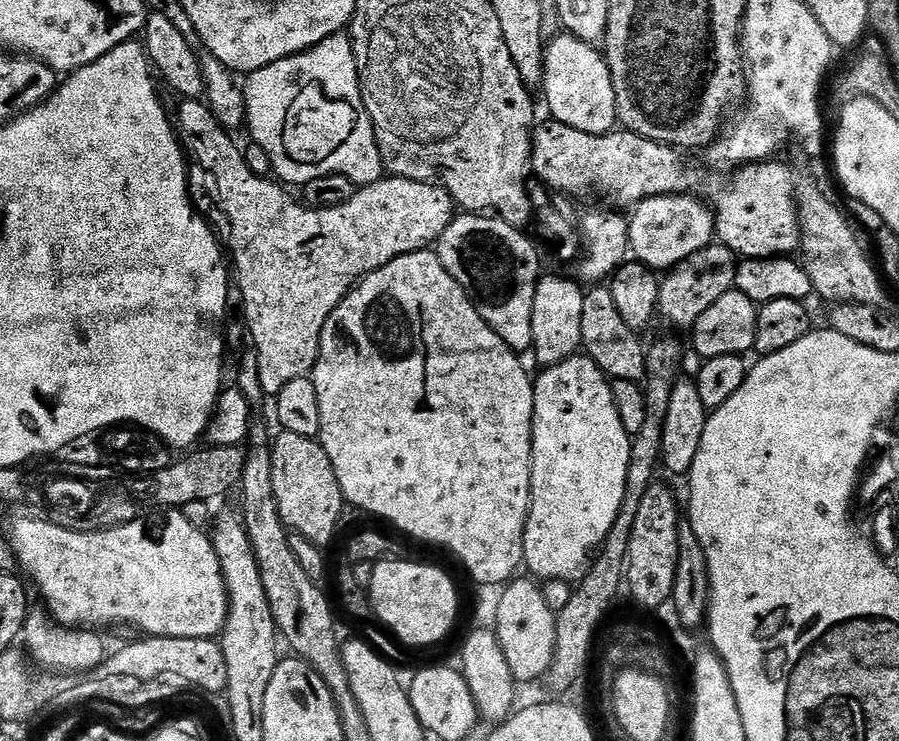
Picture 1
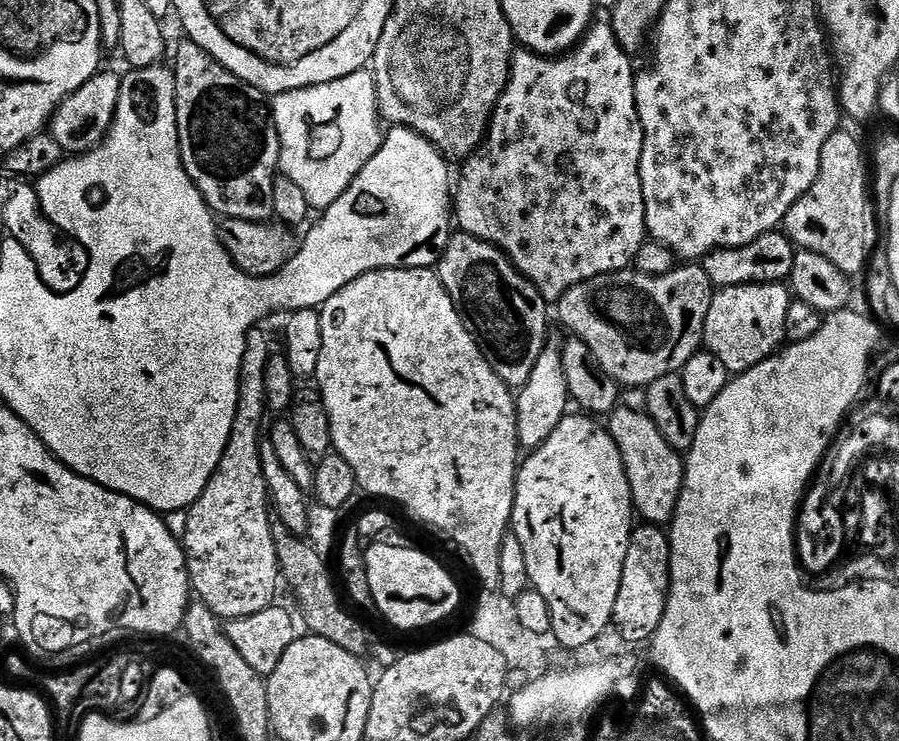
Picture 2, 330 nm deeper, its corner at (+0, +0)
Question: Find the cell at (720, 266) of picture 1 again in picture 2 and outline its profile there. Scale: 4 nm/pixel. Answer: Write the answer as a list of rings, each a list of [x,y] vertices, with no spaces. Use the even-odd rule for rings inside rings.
[[[677,266],[661,276],[647,276],[635,270],[602,274],[578,286],[570,286],[558,301],[560,320],[577,340],[586,342],[602,370],[625,389],[647,389],[658,378],[679,373],[695,352],[701,351],[704,323],[714,289],[702,266]]]

